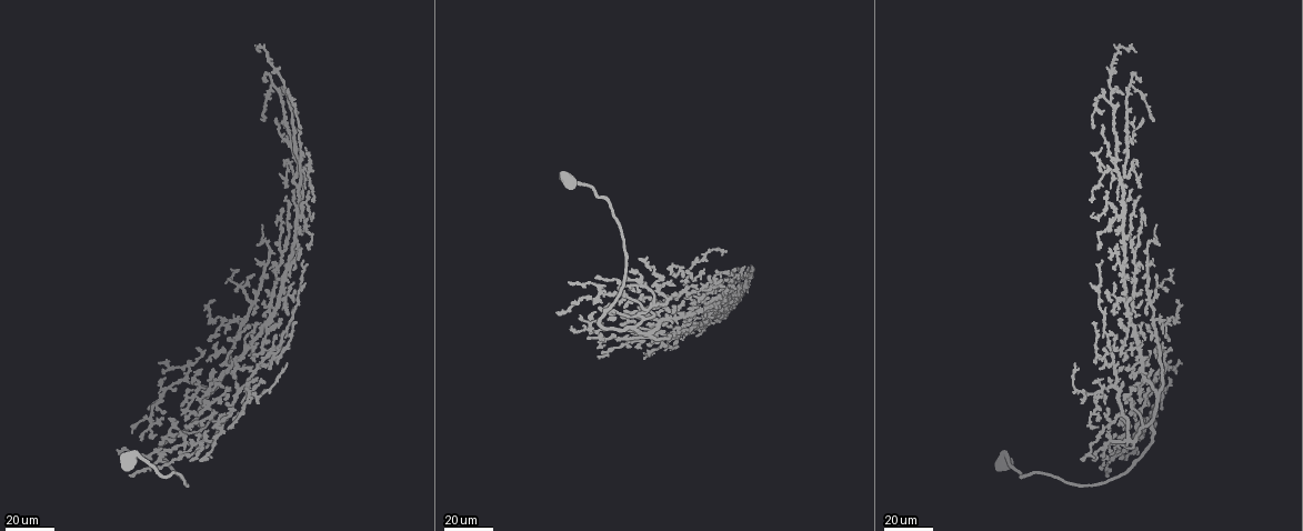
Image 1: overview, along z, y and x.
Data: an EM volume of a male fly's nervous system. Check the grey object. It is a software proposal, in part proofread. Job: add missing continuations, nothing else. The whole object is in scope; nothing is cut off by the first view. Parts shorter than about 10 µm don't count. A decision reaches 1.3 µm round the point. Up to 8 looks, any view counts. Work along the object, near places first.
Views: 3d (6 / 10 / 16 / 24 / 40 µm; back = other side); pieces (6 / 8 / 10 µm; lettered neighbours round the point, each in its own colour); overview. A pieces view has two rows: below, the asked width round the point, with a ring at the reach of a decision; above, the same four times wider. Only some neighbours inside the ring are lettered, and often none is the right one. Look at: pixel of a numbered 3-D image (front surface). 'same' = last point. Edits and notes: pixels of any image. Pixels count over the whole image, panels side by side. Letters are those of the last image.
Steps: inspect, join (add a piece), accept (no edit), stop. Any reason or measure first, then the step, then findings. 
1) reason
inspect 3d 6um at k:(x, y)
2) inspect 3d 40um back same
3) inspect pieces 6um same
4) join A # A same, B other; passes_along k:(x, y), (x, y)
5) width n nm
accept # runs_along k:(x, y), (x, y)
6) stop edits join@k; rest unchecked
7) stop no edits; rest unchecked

an open end
inspect 3d 24um at 1:(208, 361)

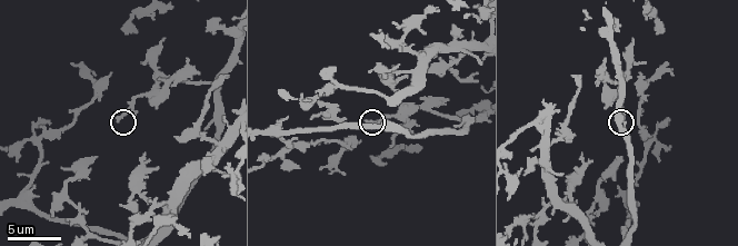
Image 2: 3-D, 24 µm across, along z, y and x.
inspect pieces 8um at 2:(116, 121)

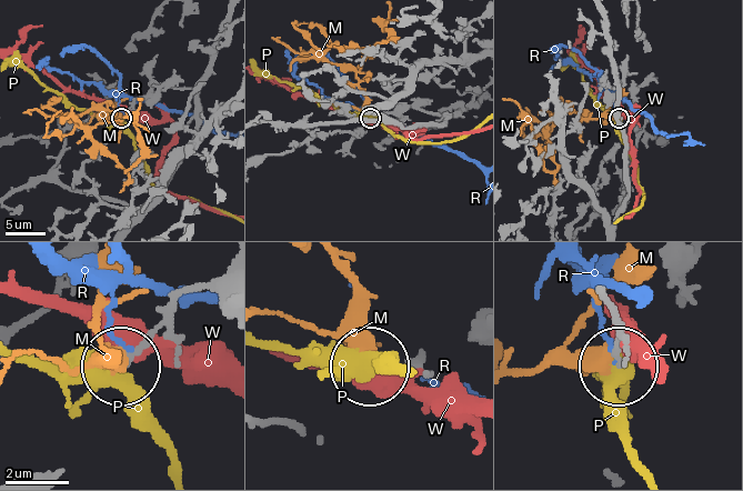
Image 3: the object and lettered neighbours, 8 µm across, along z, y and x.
accept # M other, P other, R other, W other; no lettered piece goes on from it

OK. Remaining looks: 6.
free end
inspect 3d 40um at 1:(696, 334)

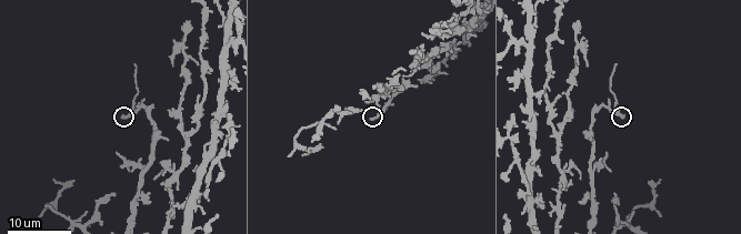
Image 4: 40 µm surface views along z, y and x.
inspect pieces 10um at 4:(625, 115)

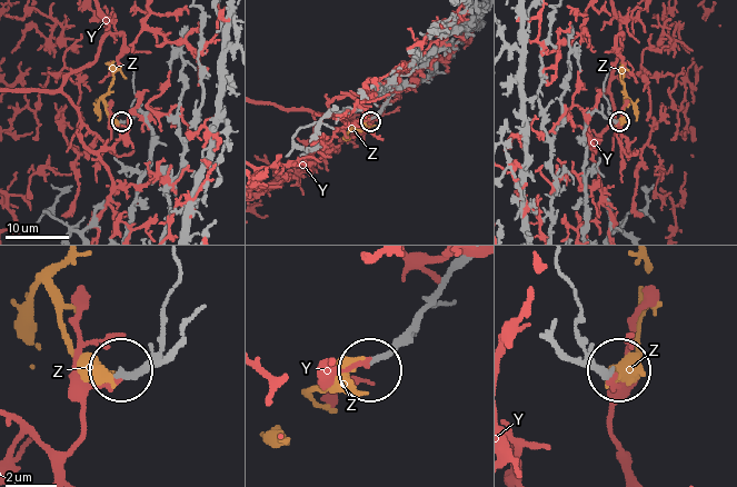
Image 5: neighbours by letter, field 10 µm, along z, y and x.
join Z # Y other, Z same; passes_along 5:(178, 351), (127, 377), (101, 375), (72, 345), (52, 268); it goes on there

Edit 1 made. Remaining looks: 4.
redraw
inspect overview

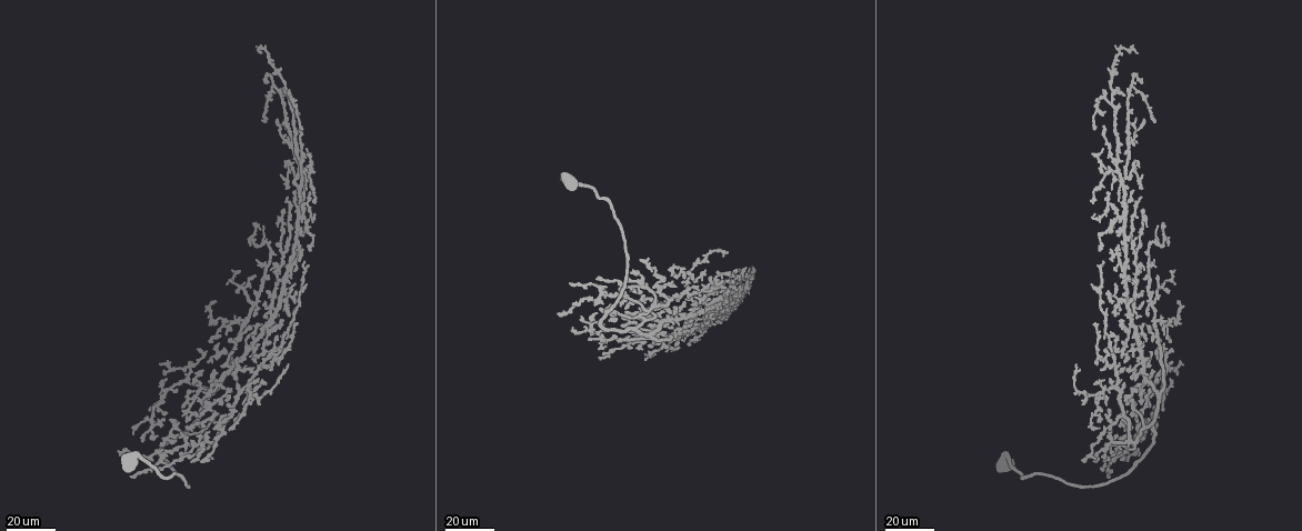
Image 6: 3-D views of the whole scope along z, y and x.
an open end
inspect 3d 24um at 6:(271, 371)

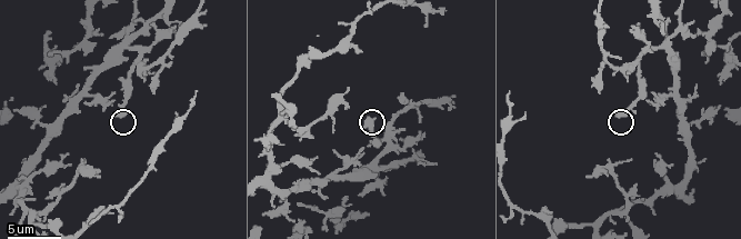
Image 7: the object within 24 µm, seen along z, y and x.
inspect pieces 6um at 7:(369, 120)

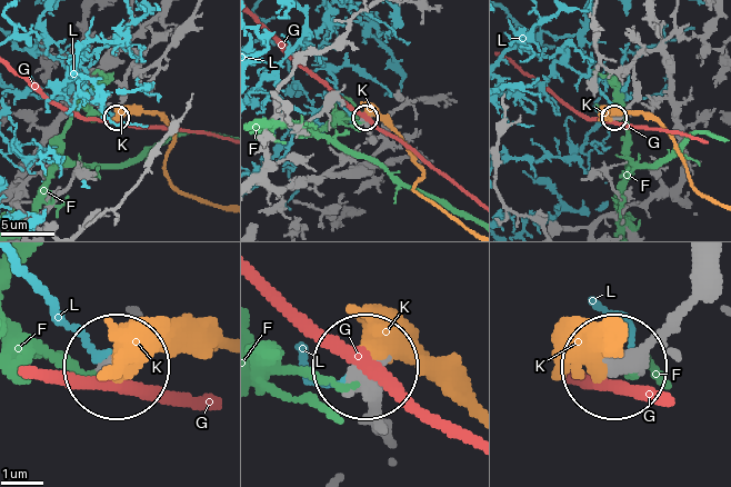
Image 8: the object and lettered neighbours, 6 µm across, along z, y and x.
accept # F other, G other, K other, L other; runs_along 8:(692, 268), (681, 300), (621, 360); no lettered piece goes on from it

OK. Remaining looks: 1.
free end
inspect pieces 6um at 7:(52, 54)

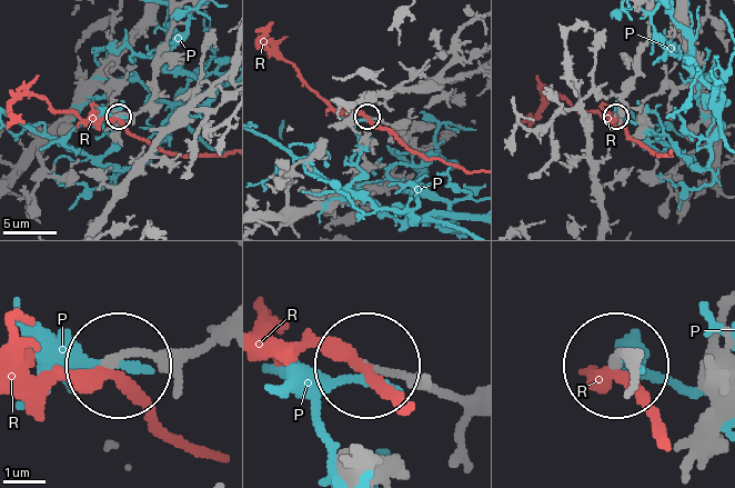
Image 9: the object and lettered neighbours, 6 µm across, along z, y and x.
accept # P other, R other; runs_along 9:(470, 395), (366, 366); no lettered piece goes on from it

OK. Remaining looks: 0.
stop edits join@5; rest unchecked

